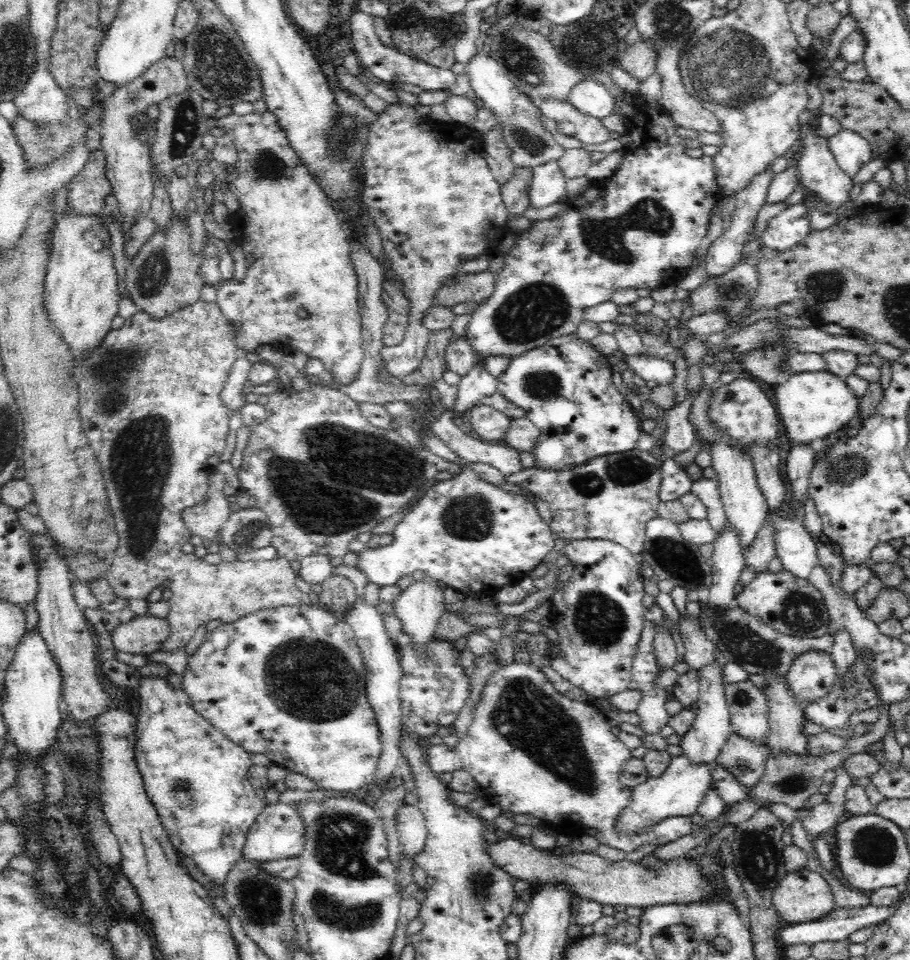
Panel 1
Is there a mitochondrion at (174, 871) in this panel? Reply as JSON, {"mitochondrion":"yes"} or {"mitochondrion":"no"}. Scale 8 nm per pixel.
{"mitochondrion":"no"}

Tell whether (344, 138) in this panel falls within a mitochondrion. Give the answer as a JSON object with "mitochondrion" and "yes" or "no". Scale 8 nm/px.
{"mitochondrion":"yes"}

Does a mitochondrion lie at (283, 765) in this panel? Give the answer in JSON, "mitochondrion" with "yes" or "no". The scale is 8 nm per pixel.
{"mitochondrion":"no"}

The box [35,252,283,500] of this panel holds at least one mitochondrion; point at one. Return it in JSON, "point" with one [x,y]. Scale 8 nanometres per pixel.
{"point":[112,372]}

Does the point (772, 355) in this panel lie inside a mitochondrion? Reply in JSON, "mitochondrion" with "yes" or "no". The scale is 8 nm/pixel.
{"mitochondrion":"yes"}

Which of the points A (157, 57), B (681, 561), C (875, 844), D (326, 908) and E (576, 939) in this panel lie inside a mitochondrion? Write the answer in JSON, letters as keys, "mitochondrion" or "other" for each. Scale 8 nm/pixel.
{"A":"other","B":"mitochondrion","C":"mitochondrion","D":"mitochondrion","E":"other"}

